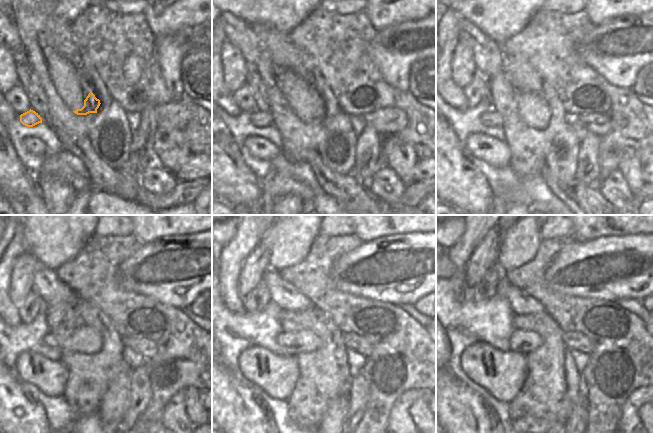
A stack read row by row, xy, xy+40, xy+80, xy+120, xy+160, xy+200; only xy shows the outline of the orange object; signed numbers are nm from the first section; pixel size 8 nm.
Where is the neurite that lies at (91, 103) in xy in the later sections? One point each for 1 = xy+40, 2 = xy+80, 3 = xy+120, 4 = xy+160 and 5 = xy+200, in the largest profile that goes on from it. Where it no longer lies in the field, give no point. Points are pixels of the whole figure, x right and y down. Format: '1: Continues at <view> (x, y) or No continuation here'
1: Continues at xy+40 (315, 112)
2: Continues at xy+80 (537, 116)
3: Continues at xy+120 (89, 341)
4: Continues at xy+160 (295, 342)
5: Continues at xy+200 (521, 341)

